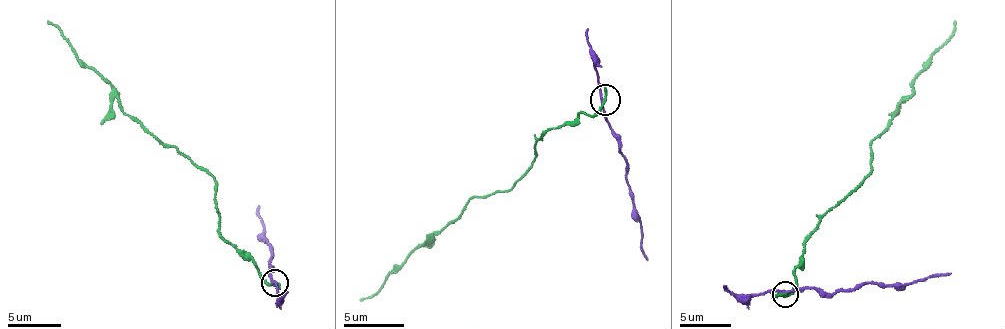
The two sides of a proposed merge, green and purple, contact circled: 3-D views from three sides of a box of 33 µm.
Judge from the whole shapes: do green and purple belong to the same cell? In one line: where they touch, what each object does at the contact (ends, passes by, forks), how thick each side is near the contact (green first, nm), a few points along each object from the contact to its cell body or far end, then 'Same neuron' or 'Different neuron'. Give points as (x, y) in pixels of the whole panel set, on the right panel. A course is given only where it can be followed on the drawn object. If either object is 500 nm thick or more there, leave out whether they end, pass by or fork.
Place: (785, 294). At the ring green passes by. At the ring purple passes by. Thickness 200 nm (green) against 180 nm. Course of green: (784, 294), (790, 294), (808, 236), (828, 210), (857, 191), (871, 167), (873, 140), (886, 131), (956, 21). Course of purple: (784, 293), (807, 287), (837, 292), (860, 285), (902, 285), (950, 273). Different neuron

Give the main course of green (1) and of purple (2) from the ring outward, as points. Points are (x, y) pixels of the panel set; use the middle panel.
1: (605, 99), (543, 134), (533, 169), (468, 202), (360, 301)
2: (602, 99), (606, 121), (627, 171), (647, 260)

